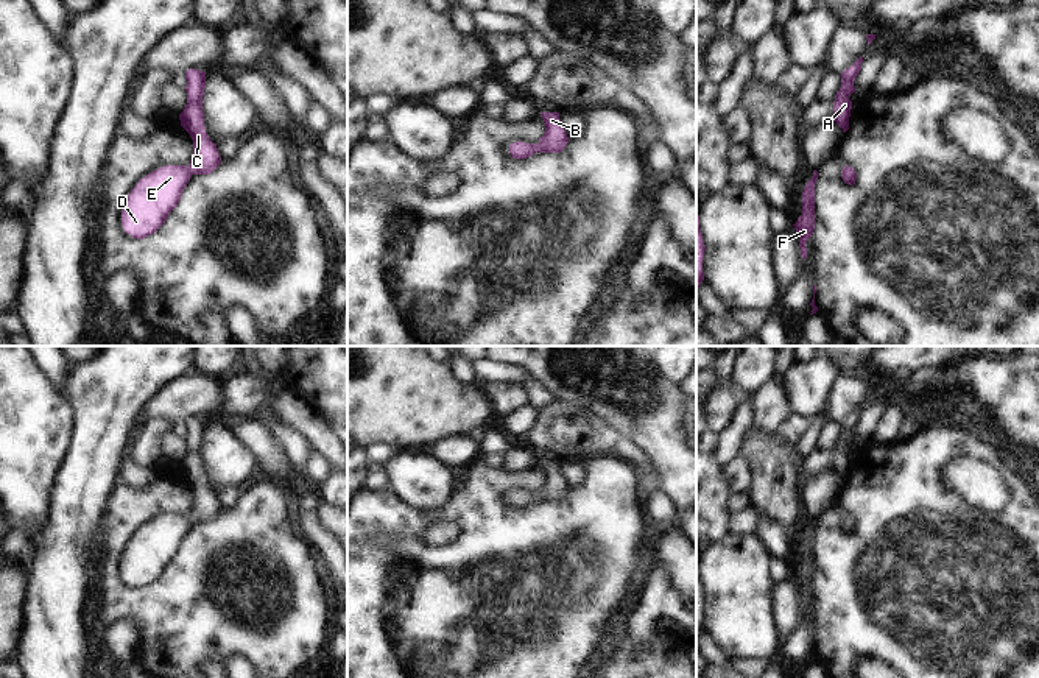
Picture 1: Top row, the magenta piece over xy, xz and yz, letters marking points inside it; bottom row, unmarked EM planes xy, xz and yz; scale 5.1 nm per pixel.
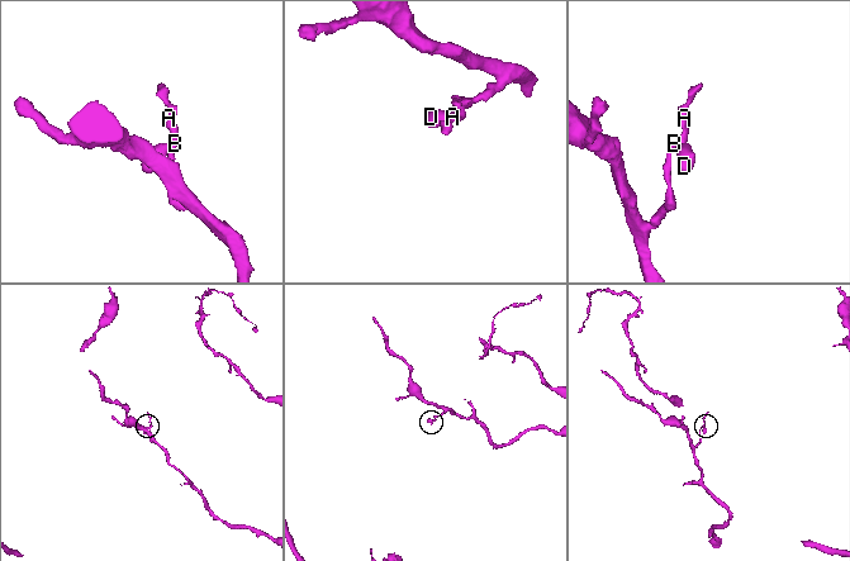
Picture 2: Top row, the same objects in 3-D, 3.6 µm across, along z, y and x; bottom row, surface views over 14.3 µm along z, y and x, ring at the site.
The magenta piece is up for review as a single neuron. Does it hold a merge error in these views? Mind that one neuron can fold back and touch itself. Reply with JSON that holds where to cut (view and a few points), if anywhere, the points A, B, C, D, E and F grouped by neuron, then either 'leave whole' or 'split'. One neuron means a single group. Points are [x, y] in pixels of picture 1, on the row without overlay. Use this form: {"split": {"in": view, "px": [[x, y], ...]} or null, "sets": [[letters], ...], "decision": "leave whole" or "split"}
{"split": null, "sets": [["A", "B", "C", "D", "E", "F"]], "decision": "leave whole"}

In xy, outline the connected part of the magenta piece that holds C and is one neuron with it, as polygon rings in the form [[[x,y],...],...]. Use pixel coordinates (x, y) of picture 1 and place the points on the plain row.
[[[185,421],[187,454],[179,463],[181,475],[193,489],[190,514],[165,514],[142,527],[128,544],[122,560],[122,575],[134,588],[154,583],[181,550],[182,541],[193,524],[210,524],[220,513],[217,494],[204,475],[203,446],[206,421]]]

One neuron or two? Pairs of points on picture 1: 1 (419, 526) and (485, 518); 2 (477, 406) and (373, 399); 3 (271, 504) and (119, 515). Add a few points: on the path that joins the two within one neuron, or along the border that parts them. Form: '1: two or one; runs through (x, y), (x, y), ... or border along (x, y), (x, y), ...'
1: one; runs through (435, 516), (469, 515)
2: one; runs through (450, 406), (399, 399)
3: one; runs through (217, 549), (167, 596), (131, 596), (114, 569)

